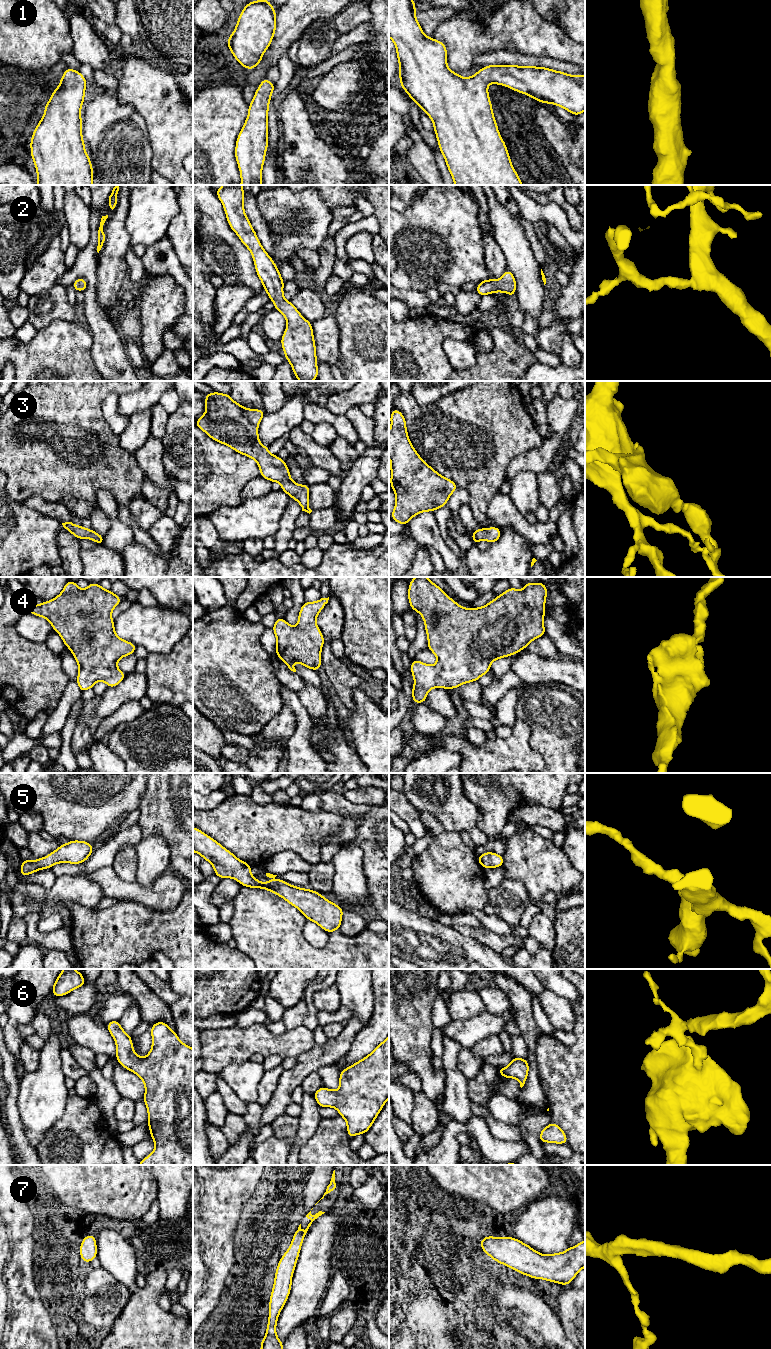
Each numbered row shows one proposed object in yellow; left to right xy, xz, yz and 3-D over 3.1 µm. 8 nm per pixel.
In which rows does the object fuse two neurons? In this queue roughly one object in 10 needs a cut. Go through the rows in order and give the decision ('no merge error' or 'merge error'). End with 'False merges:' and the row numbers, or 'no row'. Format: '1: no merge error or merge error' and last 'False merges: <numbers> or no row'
1: no merge error
2: no merge error
3: no merge error
4: no merge error
5: no merge error
6: no merge error
7: no merge error
False merges: no row

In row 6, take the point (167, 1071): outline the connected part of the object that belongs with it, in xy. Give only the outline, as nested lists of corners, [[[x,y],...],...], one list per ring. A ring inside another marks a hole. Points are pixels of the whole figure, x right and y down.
[[[118,1020],[110,1021],[106,1027],[116,1042],[115,1057],[118,1063],[138,1075],[145,1085],[143,1101],[147,1107],[147,1124],[155,1148],[139,1165],[193,1165],[193,1049],[179,1040],[175,1030],[159,1021],[151,1026],[151,1050],[146,1057],[141,1058],[134,1052],[132,1038],[121,1028]]]

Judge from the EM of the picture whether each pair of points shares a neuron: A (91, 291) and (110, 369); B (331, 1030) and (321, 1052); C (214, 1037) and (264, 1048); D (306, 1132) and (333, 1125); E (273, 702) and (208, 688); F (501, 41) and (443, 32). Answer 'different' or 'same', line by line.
A: same
B: different
C: same
D: different
E: same
F: same

